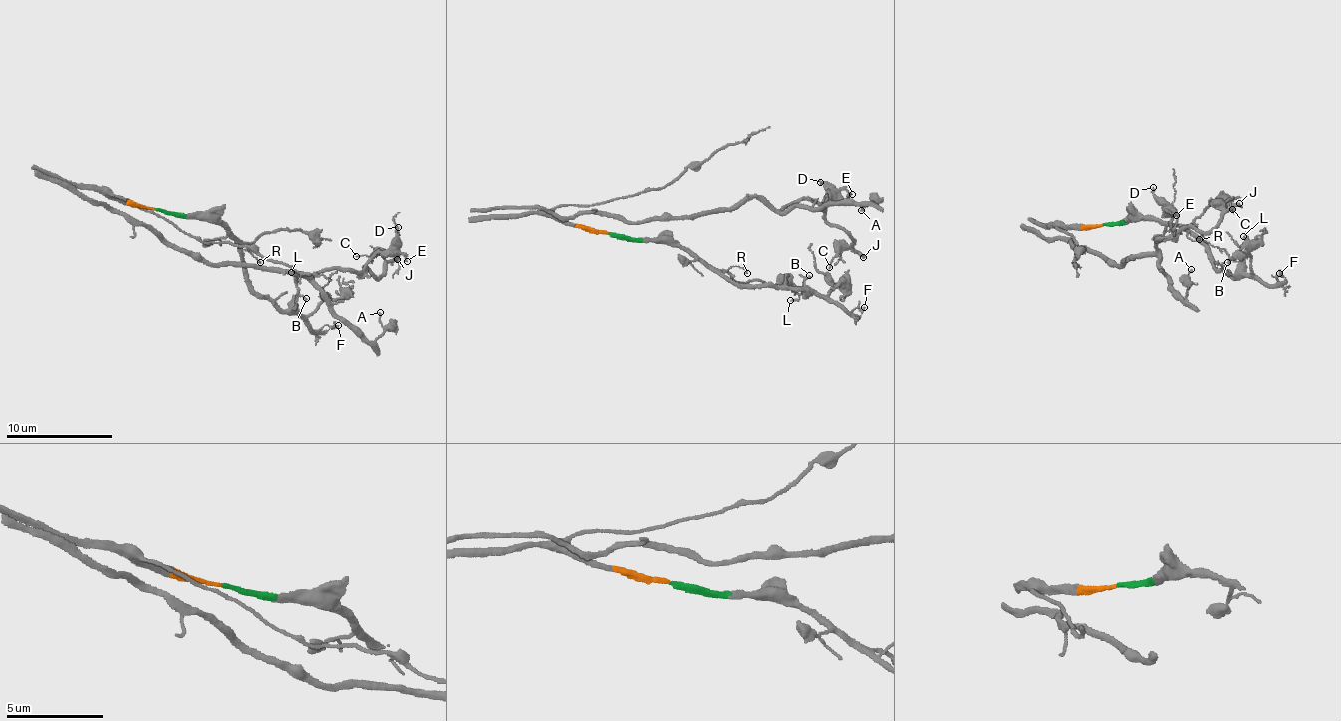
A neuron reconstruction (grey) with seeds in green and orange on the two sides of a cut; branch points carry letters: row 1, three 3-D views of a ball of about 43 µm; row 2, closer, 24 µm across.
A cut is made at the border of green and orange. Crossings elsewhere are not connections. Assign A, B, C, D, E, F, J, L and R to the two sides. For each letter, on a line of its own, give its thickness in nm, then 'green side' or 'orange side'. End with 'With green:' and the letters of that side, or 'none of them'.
A: 120 nm | orange side
B: 120 nm | green side
C: 120 nm | orange side
D: 150 nm | orange side
E: 130 nm | orange side
F: 150 nm | green side
J: 240 nm | orange side
L: 130 nm | green side
R: 100 nm | green side
With green: B, F, L, R

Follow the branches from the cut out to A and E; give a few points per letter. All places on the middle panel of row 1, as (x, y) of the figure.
A: (609, 232), (485, 212), (540, 208), (627, 222), (730, 212), (754, 197), (775, 207), (872, 204), (861, 210)
E: (609, 232), (485, 212), (540, 208), (627, 222), (730, 212), (754, 197), (783, 211), (801, 199), (852, 193)

